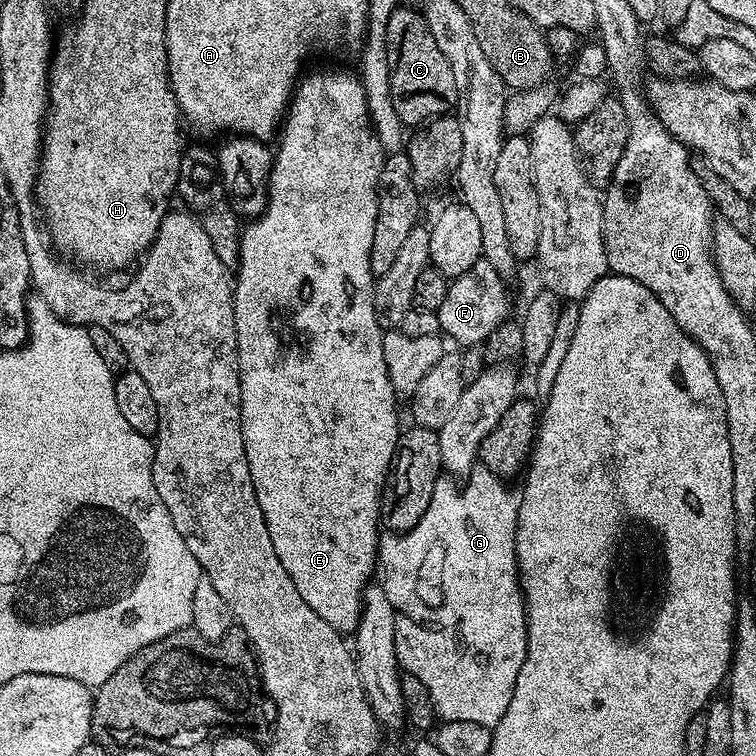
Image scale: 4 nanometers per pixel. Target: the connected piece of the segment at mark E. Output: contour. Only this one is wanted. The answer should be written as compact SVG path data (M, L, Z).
M324 68L321 72L312 72L303 77L296 85L296 91L292 97L292 103L288 106L288 115L279 133L280 149L277 147L274 152L272 162L272 178L268 186L268 206L261 216L255 217L252 224L243 229L240 237L240 262L238 271L234 276L234 291L232 301L234 302L234 326L236 327L236 357L240 363L240 421L242 422L242 438L246 446L246 462L250 466L250 478L254 482L254 494L258 506L262 506L262 518L266 518L266 530L270 530L270 542L274 542L274 554L278 554L278 562L290 574L298 594L302 594L302 602L318 614L318 618L326 618L334 630L341 634L355 633L360 612L364 609L364 590L373 579L372 571L375 573L378 568L378 549L380 537L382 535L382 525L380 522L380 491L384 489L384 481L388 479L388 470L392 467L392 459L396 457L396 444L400 440L402 423L400 424L400 412L396 409L398 397L394 386L390 382L390 374L386 370L386 354L384 353L384 332L380 319L376 317L376 307L374 306L374 290L376 282L370 270L370 246L374 242L374 222L378 218L378 202L376 201L376 187L380 172L384 169L384 157L386 155L384 147L378 142L378 138L372 129L372 119L368 116L368 102L366 100L366 90L364 82L355 71L347 72L344 68Z

